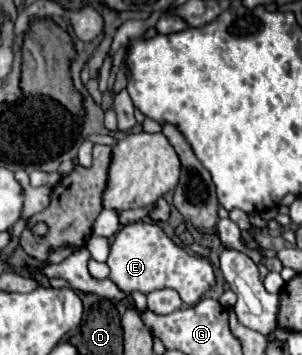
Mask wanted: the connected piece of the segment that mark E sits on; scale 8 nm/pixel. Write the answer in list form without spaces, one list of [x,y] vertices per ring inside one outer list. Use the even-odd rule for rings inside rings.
[[[134,222],[124,226],[112,240],[108,262],[110,280],[124,292],[140,290],[144,294],[160,288],[174,288],[184,304],[196,304],[204,292],[216,284],[210,258],[188,254],[156,222]]]

